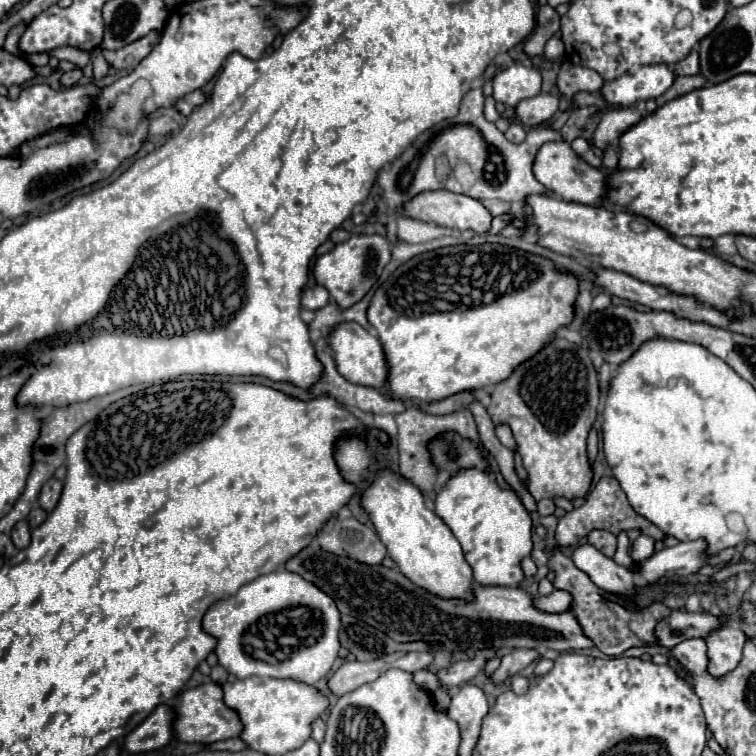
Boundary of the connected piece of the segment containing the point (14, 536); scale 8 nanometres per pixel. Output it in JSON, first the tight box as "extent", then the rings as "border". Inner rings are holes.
{"extent":[10,521,30,549],"border":[[[18,521],[10,533],[10,539],[12,543],[18,547],[18,549],[24,549],[28,547],[30,543],[30,529],[28,529],[28,521]]]}

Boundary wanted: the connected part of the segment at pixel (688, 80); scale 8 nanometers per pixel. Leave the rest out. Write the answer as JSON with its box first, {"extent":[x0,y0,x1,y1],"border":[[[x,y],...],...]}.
{"extent":[656,75,706,105],"border":[[[702,75],[676,77],[674,85],[672,85],[664,95],[660,95],[660,97],[656,99],[656,103],[658,103],[658,105],[664,105],[666,101],[672,101],[672,99],[676,99],[676,97],[680,97],[680,95],[686,95],[686,93],[690,93],[690,91],[694,91],[694,89],[700,89],[700,87],[704,87],[704,85],[706,85],[706,79],[704,79]]]}

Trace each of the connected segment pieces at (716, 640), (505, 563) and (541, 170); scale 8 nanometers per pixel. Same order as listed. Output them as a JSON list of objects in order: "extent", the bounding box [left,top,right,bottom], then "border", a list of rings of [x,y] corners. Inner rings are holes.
[{"extent":[708,625,746,679],"border":[[[728,625],[716,635],[708,635],[708,673],[716,679],[724,677],[728,671],[736,669],[736,663],[742,659],[746,635],[740,627]]]},{"extent":[432,469,532,587],"border":[[[460,469],[454,473],[442,489],[436,493],[434,507],[432,511],[450,527],[454,537],[460,541],[468,565],[474,569],[474,579],[476,583],[484,585],[504,585],[504,587],[518,587],[524,579],[522,573],[522,559],[532,555],[532,517],[524,509],[520,497],[512,489],[502,489],[496,479],[492,479],[490,473],[480,471],[480,469]]]},{"extent":[532,141,604,205],"border":[[[566,141],[560,143],[544,143],[544,147],[540,147],[540,151],[536,153],[532,171],[536,175],[536,179],[540,183],[544,183],[544,187],[548,187],[550,193],[566,199],[566,201],[576,201],[576,203],[584,203],[584,205],[598,205],[604,197],[604,171],[588,165],[582,157],[578,157],[572,147]]]}]

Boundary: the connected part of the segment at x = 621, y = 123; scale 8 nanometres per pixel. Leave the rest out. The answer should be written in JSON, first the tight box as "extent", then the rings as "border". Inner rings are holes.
{"extent":[590,109,642,149],"border":[[[620,109],[620,111],[606,111],[598,129],[590,137],[590,141],[598,147],[604,149],[606,145],[616,145],[618,137],[634,123],[638,123],[642,117],[634,109]]]}

